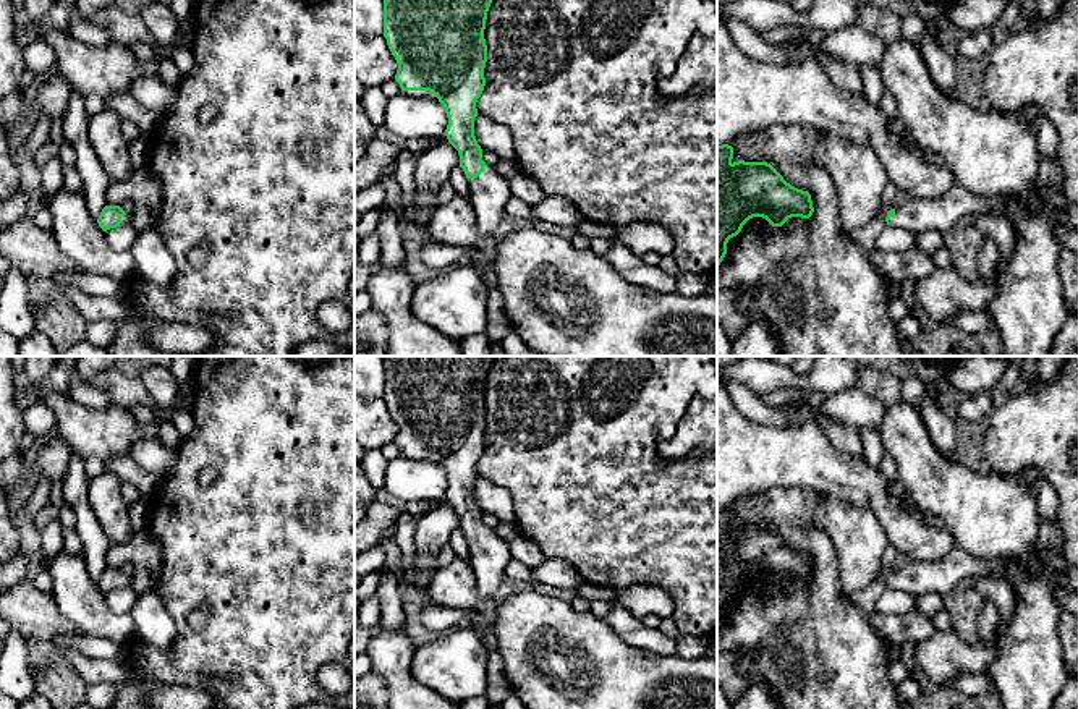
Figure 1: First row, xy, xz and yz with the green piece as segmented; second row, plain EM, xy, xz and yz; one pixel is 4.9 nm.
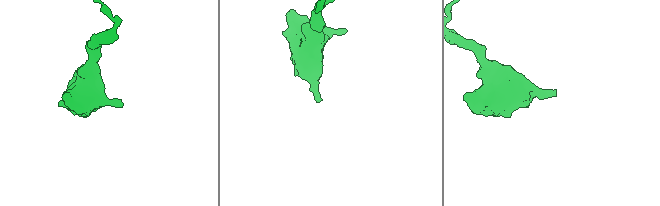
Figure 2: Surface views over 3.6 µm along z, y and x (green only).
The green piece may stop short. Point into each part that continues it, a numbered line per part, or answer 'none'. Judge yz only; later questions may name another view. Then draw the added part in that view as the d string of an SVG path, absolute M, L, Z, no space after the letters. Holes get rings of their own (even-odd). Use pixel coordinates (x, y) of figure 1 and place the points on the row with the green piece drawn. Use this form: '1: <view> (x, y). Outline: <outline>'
1: yz (1030, 309). Outline: M955 185L939 199L908 199L895 209L889 225L905 228L911 233L939 230L947 233L968 214L1004 214L1016 231L1016 244L1008 259L1002 257L992 285L997 296L987 312L1000 335L1004 356L1052 356L1057 333L1072 324L1067 309L1063 285L1059 272L1062 248L1054 235L1057 210L1046 204L1038 186L1026 199L984 197Z

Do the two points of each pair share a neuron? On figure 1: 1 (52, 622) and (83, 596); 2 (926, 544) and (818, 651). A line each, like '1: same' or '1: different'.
1: different
2: different

